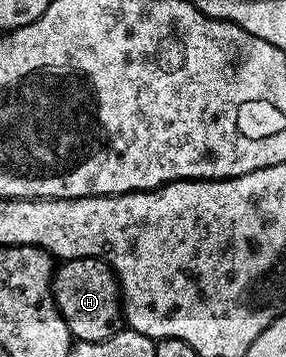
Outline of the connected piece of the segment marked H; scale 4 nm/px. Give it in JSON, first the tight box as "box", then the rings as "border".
{"box":[53,257,123,341],"border":[[[71,257],[56,266],[53,302],[67,323],[70,338],[77,341],[111,339],[111,335],[122,328],[123,310],[117,276],[106,261],[100,261],[97,257]]]}

